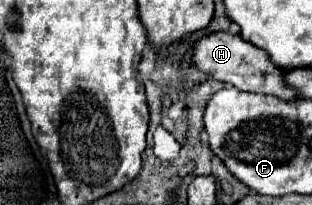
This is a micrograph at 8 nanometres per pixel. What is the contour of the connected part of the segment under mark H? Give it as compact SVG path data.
M216 31L216 33L210 33L202 39L198 39L192 49L192 63L206 77L214 77L216 81L230 83L240 91L264 93L264 95L274 95L274 97L282 97L282 99L294 99L294 93L290 93L290 89L286 89L286 85L282 85L282 81L278 81L278 73L282 73L282 71L274 63L270 63L266 53L262 53L262 49L242 41L240 35Z

